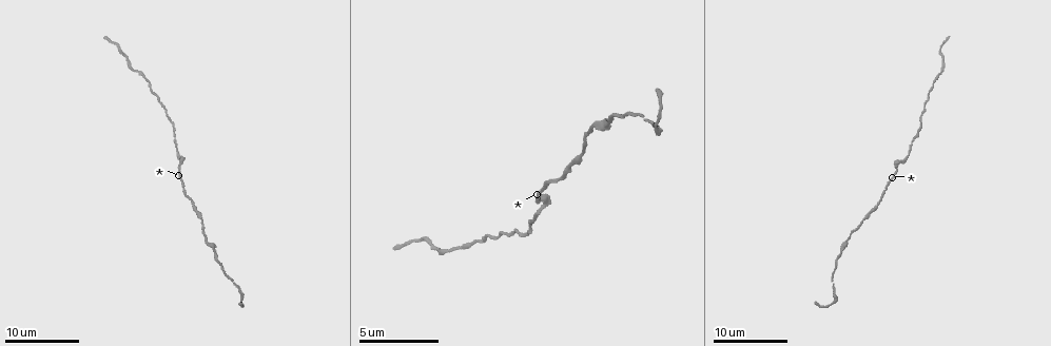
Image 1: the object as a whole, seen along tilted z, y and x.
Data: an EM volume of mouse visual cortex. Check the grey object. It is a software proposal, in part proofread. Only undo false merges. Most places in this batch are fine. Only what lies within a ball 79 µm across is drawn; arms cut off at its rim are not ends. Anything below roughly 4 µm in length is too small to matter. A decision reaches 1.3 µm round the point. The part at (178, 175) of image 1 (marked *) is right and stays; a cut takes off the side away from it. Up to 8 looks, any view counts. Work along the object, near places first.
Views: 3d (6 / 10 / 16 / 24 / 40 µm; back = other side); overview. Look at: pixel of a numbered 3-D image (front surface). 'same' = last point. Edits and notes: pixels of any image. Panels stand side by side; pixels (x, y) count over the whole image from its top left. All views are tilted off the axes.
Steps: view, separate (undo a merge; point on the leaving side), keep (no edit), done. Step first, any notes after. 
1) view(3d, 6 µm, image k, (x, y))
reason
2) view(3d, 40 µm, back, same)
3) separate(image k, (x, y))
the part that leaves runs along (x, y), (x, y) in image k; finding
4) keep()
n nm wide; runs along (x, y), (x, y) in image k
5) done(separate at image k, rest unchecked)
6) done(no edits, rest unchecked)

view(3d, 16 µm, image 1, (454, 250))
a narrow waist

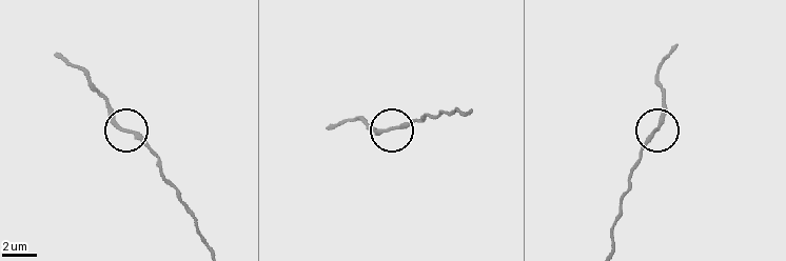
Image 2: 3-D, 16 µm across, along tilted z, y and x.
keep()
runs along (612, 245), (613, 223), (631, 167), (661, 118), (662, 91) in image 2; one neuron here

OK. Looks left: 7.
view(3d, 16 µm, image 1, (841, 252))
sudden change in width

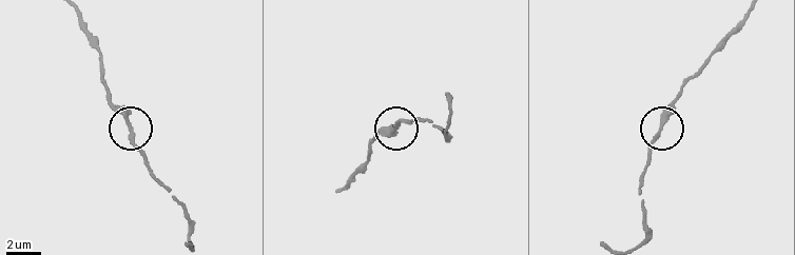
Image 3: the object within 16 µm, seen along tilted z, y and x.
keep()
230 nm wide; runs along (745, 15), (684, 86), (641, 173) in image 3; continuous, no second neuron

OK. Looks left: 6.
view(3d, 16 µm, image 1, (538, 211))
calibre changes

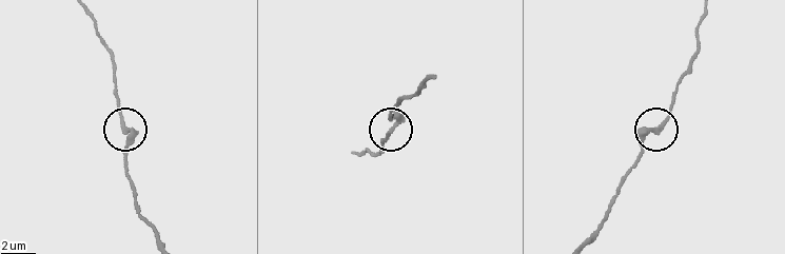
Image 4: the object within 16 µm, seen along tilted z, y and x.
keep()
210 nm wide; runs along (633, 164), (642, 141), (666, 115), (675, 95) in image 4; all the same neuron

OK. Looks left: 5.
view(3d, 10 µm, image 1, (834, 288))
calibre changes

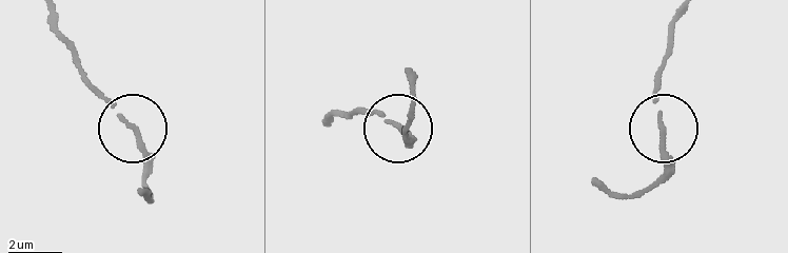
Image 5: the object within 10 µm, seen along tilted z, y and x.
keep()
runs along (48, 14), (81, 71), (133, 125), (146, 183) in image 5; one neuron here

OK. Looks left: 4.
done(no edits, rest unchecked)

